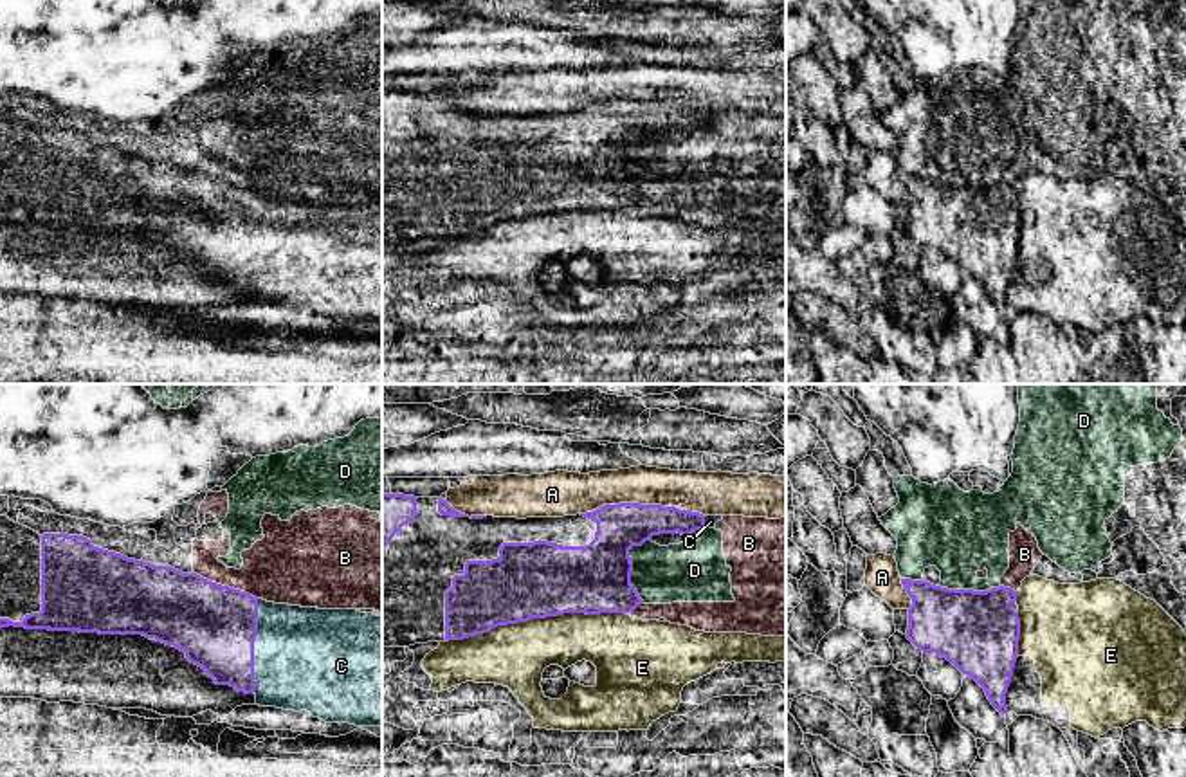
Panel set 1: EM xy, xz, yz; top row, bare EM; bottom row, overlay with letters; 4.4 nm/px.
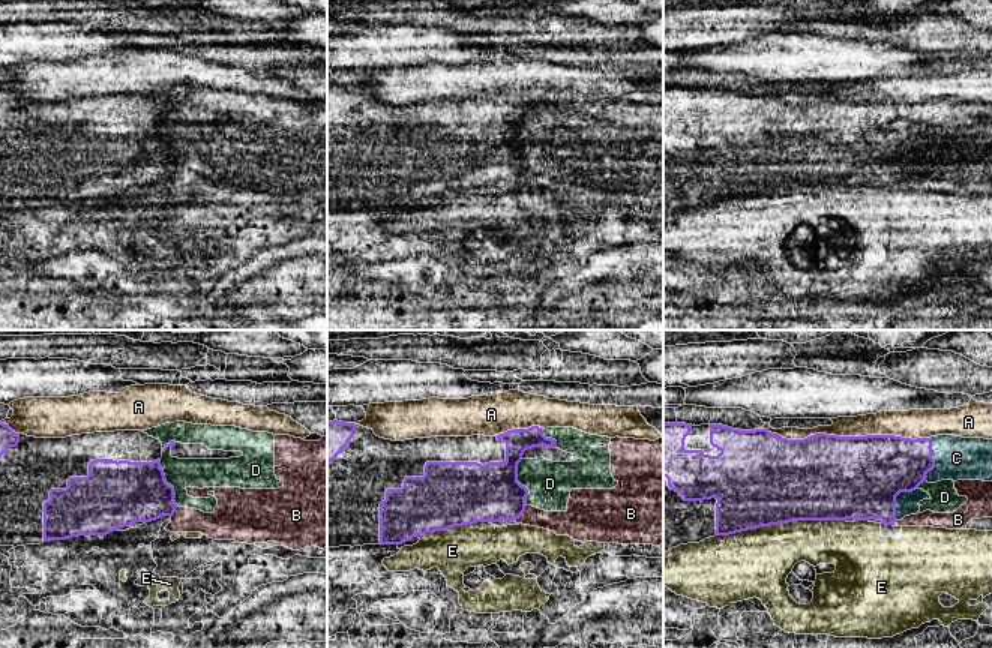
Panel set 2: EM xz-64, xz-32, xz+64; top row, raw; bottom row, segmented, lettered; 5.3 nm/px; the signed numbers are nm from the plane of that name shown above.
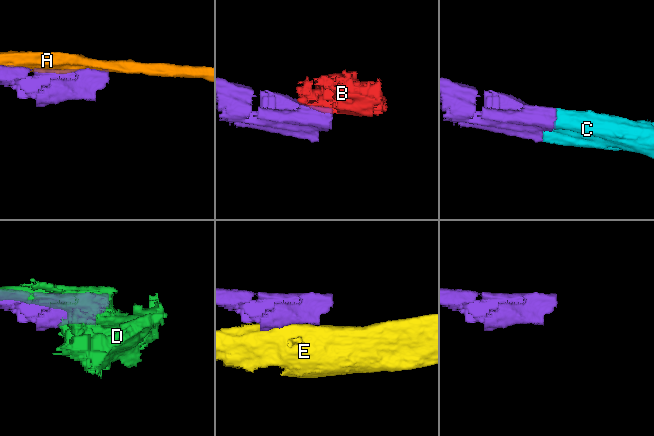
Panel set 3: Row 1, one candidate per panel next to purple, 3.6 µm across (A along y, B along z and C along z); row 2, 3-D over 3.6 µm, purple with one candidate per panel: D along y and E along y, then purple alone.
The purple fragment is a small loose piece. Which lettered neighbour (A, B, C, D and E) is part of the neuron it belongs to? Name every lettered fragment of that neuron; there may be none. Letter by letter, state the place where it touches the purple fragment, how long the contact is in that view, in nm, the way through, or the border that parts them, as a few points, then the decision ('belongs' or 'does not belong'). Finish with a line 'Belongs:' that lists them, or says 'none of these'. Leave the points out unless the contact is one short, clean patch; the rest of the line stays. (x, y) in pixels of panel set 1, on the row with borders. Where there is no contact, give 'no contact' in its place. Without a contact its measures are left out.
A: meets purple in xz at (624, 503); contact 400 nm long; does not belong
B: meets purple in xy at (226, 586); contact 300 nm long; border along xy (195, 572), (211, 581), (244, 590), (256, 599); does not belong
C: meets purple in xy at (253, 646); contact 420 nm long; belongs
D: meets purple in xz at (631, 566); contact 280 nm long; does not belong
E: meets purple in xz at (536, 617); contact 800 nm long; does not belong
Belongs: C

